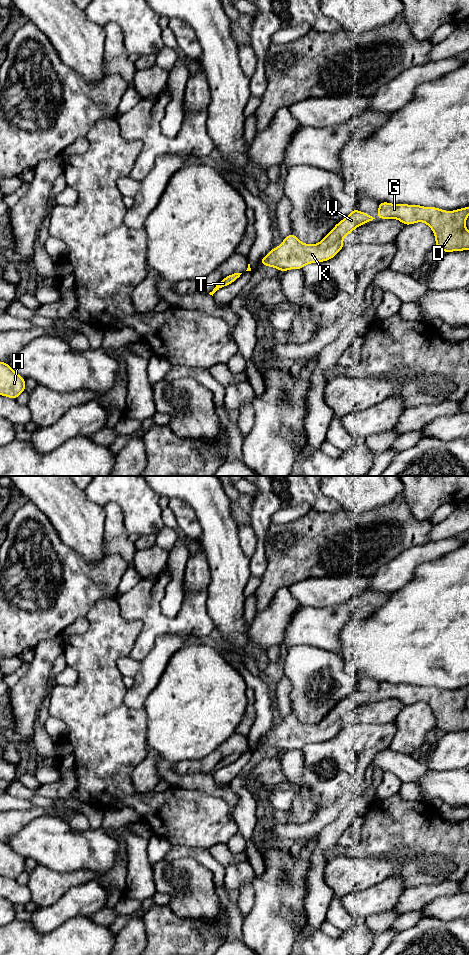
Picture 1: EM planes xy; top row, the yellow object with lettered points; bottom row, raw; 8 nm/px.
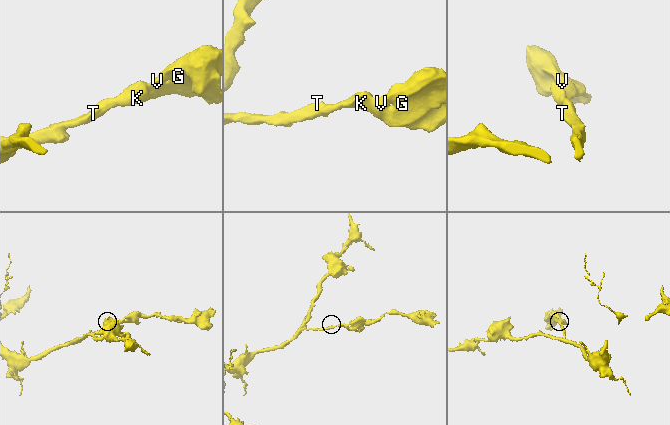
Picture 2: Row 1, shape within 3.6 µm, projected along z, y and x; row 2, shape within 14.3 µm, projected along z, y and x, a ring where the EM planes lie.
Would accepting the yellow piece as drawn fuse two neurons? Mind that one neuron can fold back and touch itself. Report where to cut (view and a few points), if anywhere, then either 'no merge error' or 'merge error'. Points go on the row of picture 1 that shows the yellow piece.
no cut | no merge error

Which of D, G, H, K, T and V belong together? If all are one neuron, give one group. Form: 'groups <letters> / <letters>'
groups D G H K T V

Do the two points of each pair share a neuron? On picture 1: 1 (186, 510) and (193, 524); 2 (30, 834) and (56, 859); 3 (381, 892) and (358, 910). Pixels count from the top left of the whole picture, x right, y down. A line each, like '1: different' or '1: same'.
1: same
2: same
3: same

